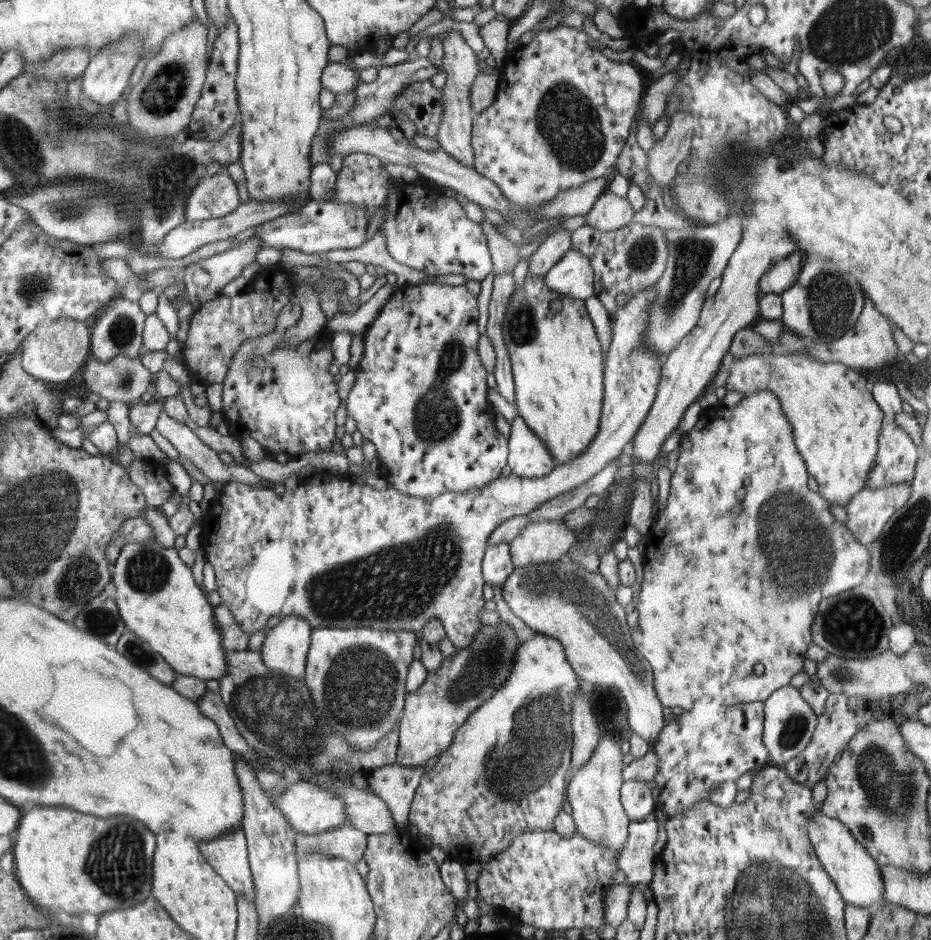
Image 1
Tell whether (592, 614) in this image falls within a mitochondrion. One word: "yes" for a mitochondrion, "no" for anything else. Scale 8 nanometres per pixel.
yes

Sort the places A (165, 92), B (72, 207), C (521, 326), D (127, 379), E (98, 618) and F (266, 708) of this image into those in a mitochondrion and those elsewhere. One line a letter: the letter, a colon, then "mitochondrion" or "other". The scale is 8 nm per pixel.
A: mitochondrion
B: mitochondrion
C: mitochondrion
D: mitochondrion
E: mitochondrion
F: mitochondrion

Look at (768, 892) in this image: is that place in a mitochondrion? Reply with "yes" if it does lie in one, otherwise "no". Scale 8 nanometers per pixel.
yes

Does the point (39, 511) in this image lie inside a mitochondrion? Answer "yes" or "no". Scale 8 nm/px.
yes

